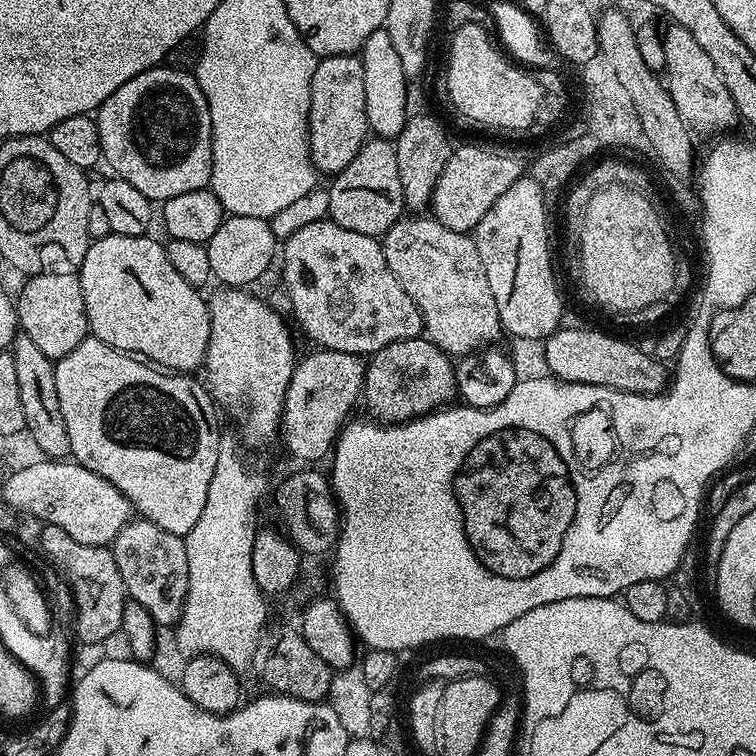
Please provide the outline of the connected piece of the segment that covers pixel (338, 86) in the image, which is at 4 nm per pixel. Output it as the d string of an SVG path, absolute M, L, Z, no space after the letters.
M359 55L325 56L317 59L314 78L310 82L308 111L308 155L317 173L335 174L346 170L369 139L366 118L366 78L362 78Z

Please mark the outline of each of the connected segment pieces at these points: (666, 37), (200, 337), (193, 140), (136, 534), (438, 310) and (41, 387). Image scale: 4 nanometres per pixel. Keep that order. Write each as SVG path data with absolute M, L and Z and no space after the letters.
M669 23L667 25L668 29L663 29L662 39L664 42L664 49L666 50L666 62L664 63L663 75L666 77L666 87L670 98L674 100L674 105L676 105L678 114L684 119L685 123L691 129L693 133L698 134L698 132L720 132L716 134L724 134L728 127L732 123L737 123L738 113L736 107L734 106L734 98L730 98L730 90L726 90L726 82L722 82L722 74L718 74L718 69L714 67L714 62L710 62L710 57L706 54L706 50L702 50L702 46L698 46L698 38L694 38L694 34L690 34L690 30L686 30L681 26L681 24Z
M151 235L107 236L92 240L79 270L82 298L86 302L88 331L120 352L135 354L177 374L192 374L203 365L210 342L208 300L201 289L190 286L174 266L170 266L167 247L151 240Z
M157 66L148 68L142 74L138 74L134 78L130 78L130 82L122 82L122 86L118 86L118 90L114 90L114 94L110 94L110 98L106 98L106 102L102 102L102 106L96 109L94 119L98 126L98 138L100 139L100 154L103 163L109 164L113 168L115 175L119 179L130 182L130 186L134 186L137 190L142 190L142 194L146 194L146 198L153 202L163 202L174 198L178 194L190 194L199 188L208 188L212 182L212 131L210 130L210 110L206 98L202 94L202 90L198 86L195 75L191 71L182 68L169 68L167 66Z
M133 518L128 525L117 534L110 545L114 554L114 562L118 562L118 574L122 574L124 591L130 597L131 603L142 606L150 614L150 618L158 626L175 625L180 618L180 611L184 608L184 599L188 589L188 559L183 536L175 536L162 526L143 518Z
M402 218L382 237L386 266L402 282L402 290L418 306L427 339L449 357L463 358L502 336L498 306L486 282L486 266L478 258L478 246L467 232L455 232L434 218Z
M17 333L10 349L17 367L18 386L21 392L22 410L25 411L27 435L30 434L37 448L49 459L65 459L71 455L66 422L62 418L61 402L58 399L55 363L30 340L30 336Z

